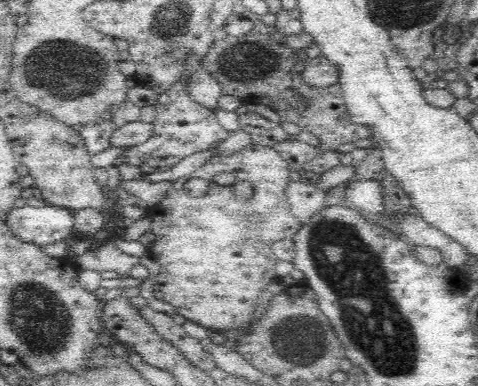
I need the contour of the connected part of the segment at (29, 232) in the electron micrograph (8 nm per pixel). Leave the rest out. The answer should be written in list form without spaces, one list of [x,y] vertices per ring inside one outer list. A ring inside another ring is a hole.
[[[45,204],[42,207],[25,205],[19,208],[10,208],[6,212],[4,223],[8,225],[10,233],[25,243],[32,243],[38,246],[46,246],[52,242],[60,242],[66,236],[74,234],[74,215],[70,209],[58,208]]]

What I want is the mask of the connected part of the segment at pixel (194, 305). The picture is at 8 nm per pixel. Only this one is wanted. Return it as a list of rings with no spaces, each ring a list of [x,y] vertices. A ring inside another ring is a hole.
[[[252,144],[229,156],[220,155],[211,159],[187,177],[208,180],[209,190],[204,196],[190,197],[184,192],[186,177],[172,181],[172,188],[168,190],[166,198],[147,208],[155,242],[147,248],[145,255],[158,261],[160,265],[154,291],[157,296],[172,305],[177,314],[182,314],[186,320],[196,322],[210,332],[223,332],[244,326],[252,318],[262,292],[269,284],[280,282],[275,271],[277,260],[272,252],[272,244],[282,239],[292,239],[302,226],[292,214],[285,193],[291,172],[292,164],[273,148]],[[219,172],[230,172],[236,182],[248,182],[253,190],[252,196],[234,196],[233,182],[229,185],[216,183],[214,176]]]

